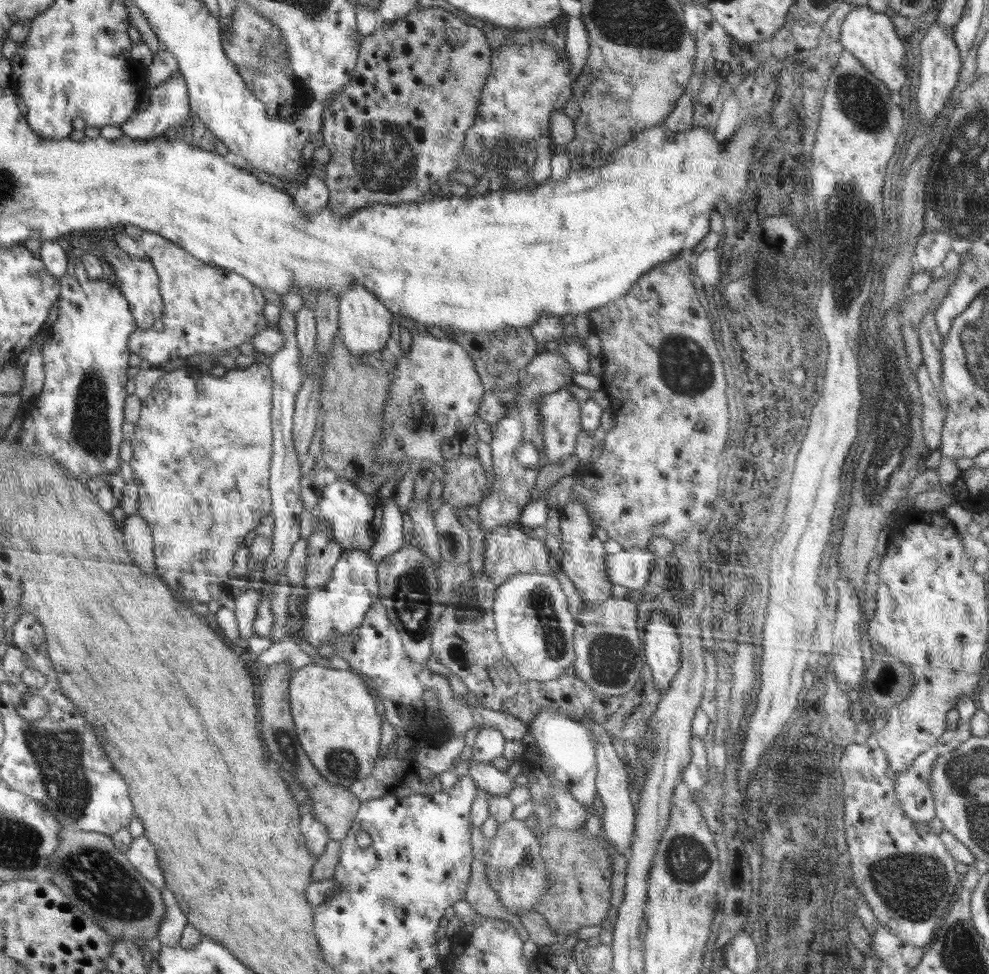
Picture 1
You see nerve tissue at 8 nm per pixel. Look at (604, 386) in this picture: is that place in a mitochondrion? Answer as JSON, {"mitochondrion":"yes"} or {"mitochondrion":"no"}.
{"mitochondrion":"no"}

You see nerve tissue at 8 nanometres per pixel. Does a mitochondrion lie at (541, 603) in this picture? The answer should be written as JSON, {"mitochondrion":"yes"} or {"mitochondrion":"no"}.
{"mitochondrion":"yes"}

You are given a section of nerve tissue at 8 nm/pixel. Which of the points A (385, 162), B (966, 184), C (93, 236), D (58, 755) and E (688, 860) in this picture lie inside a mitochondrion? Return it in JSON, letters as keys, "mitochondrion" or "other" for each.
{"A":"mitochondrion","B":"mitochondrion","C":"other","D":"mitochondrion","E":"mitochondrion"}

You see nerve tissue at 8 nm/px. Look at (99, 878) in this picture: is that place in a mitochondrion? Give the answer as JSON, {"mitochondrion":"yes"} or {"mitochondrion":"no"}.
{"mitochondrion":"yes"}

